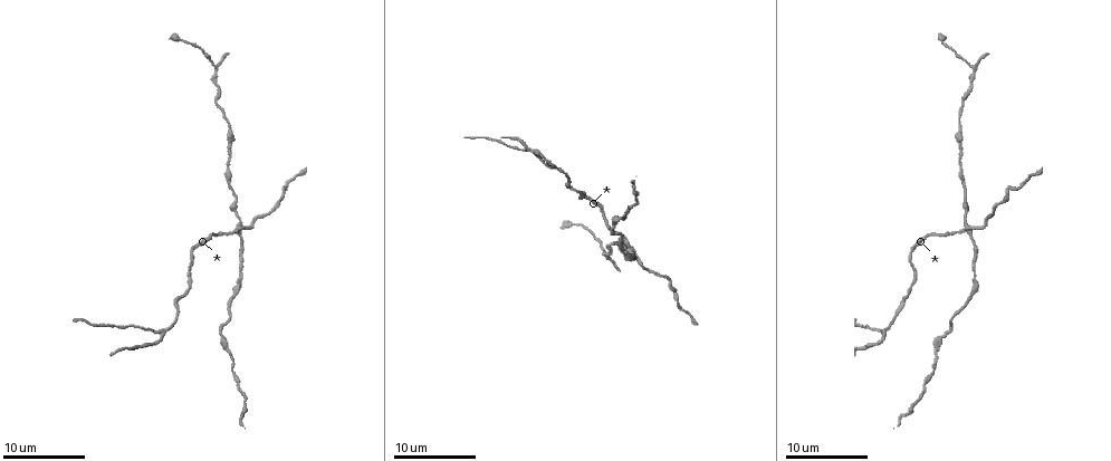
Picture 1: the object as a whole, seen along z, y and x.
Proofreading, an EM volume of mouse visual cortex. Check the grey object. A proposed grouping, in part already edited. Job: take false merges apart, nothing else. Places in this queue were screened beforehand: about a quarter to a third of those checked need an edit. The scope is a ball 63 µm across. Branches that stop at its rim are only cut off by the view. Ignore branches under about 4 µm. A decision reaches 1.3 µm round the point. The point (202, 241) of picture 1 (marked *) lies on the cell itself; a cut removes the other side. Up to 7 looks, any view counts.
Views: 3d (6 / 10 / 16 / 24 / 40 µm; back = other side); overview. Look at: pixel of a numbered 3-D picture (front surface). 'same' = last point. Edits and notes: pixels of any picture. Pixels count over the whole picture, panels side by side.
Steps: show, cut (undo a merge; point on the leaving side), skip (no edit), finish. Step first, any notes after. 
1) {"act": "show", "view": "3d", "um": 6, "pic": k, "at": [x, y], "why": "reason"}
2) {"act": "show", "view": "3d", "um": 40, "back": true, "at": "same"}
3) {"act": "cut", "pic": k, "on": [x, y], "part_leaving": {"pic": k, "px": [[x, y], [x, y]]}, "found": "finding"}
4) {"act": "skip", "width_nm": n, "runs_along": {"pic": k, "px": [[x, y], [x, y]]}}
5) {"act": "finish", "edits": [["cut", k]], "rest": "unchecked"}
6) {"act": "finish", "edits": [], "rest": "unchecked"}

{"act": "show", "view": "3d", "um": 10, "pic": 1, "at": [240, 226], "why": "looks like a crossing"}

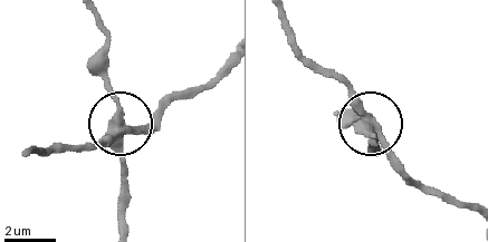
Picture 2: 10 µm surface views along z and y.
{"act": "cut", "pic": 2, "on": [108, 94], "width_nm": 390, "part_leaving": {"pic": 2, "px": [[116, 131], [123, 230]]}, "found": "two cells meet here"}

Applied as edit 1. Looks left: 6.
{"act": "show", "view": "overview", "why": "redraw"}

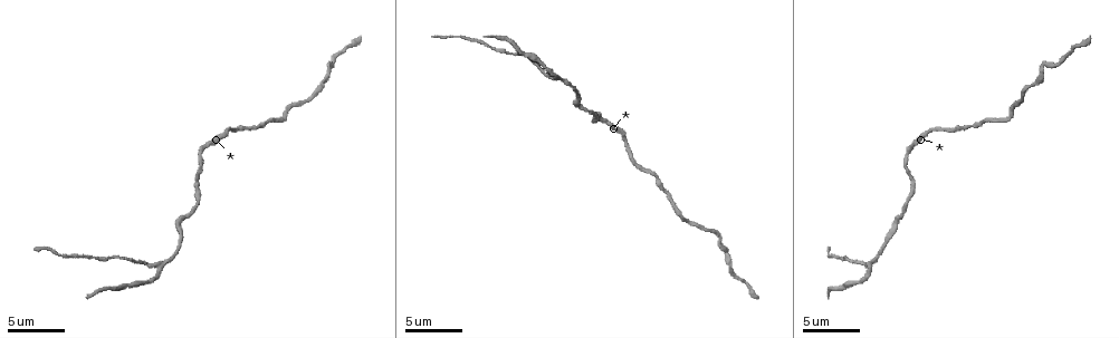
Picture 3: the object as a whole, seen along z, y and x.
{"act": "show", "view": "3d", "um": 16, "pic": 3, "at": [156, 268], "why": "three arms meet"}

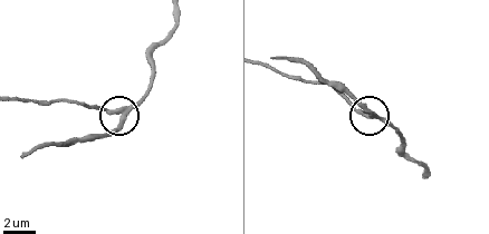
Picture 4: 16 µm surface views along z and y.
{"act": "show", "view": "3d", "um": 6, "pic": 4, "at": [119, 115]}

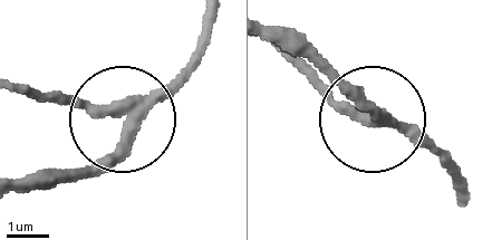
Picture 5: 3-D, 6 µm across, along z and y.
{"act": "cut", "pic": 5, "on": [76, 106], "side_arm_um": 9, "part_leaving": {"pic": 5, "px": [[123, 109], [19, 88]]}, "found": "a second cell is stuck on"}

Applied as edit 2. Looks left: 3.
{"act": "show", "view": "overview"}

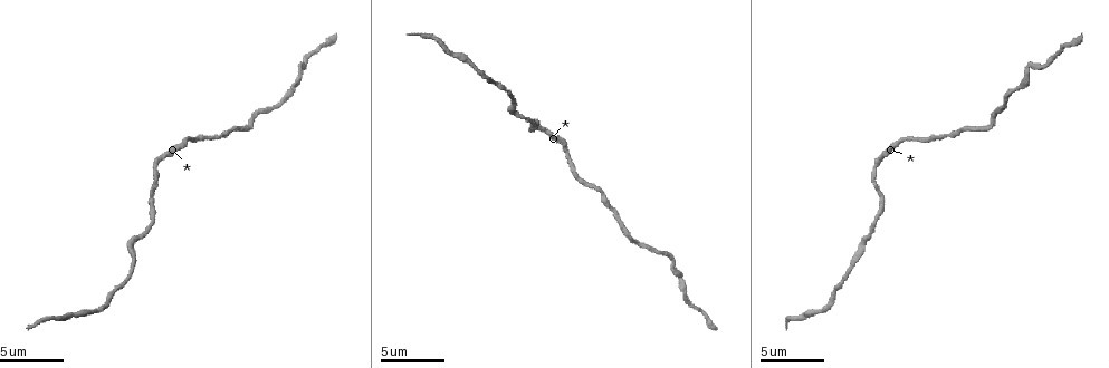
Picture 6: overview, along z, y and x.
{"act": "show", "view": "3d", "um": 10, "pic": 6, "at": [295, 88], "why": "thin neck"}

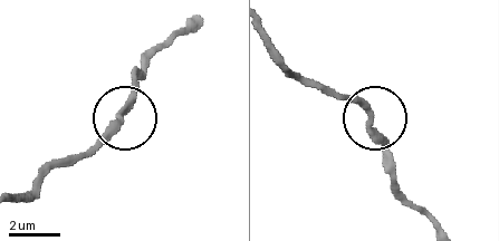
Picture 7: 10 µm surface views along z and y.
{"act": "show", "view": "3d", "um": 10, "back": true, "pic": 7, "at": [121, 118]}

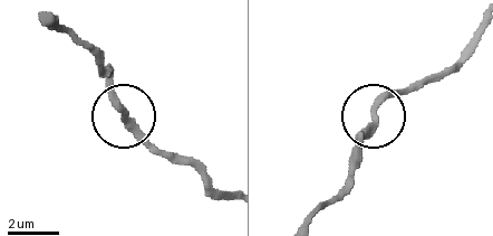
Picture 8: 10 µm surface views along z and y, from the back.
{"act": "skip", "runs_along": {"pic": 8, "px": [[476, 44], [434, 79], [389, 95], [353, 151]]}, "found": "all the same cell"}

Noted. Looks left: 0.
{"act": "finish", "edits": [["cut", 2], ["cut", 5]], "rest": "unchecked"}

